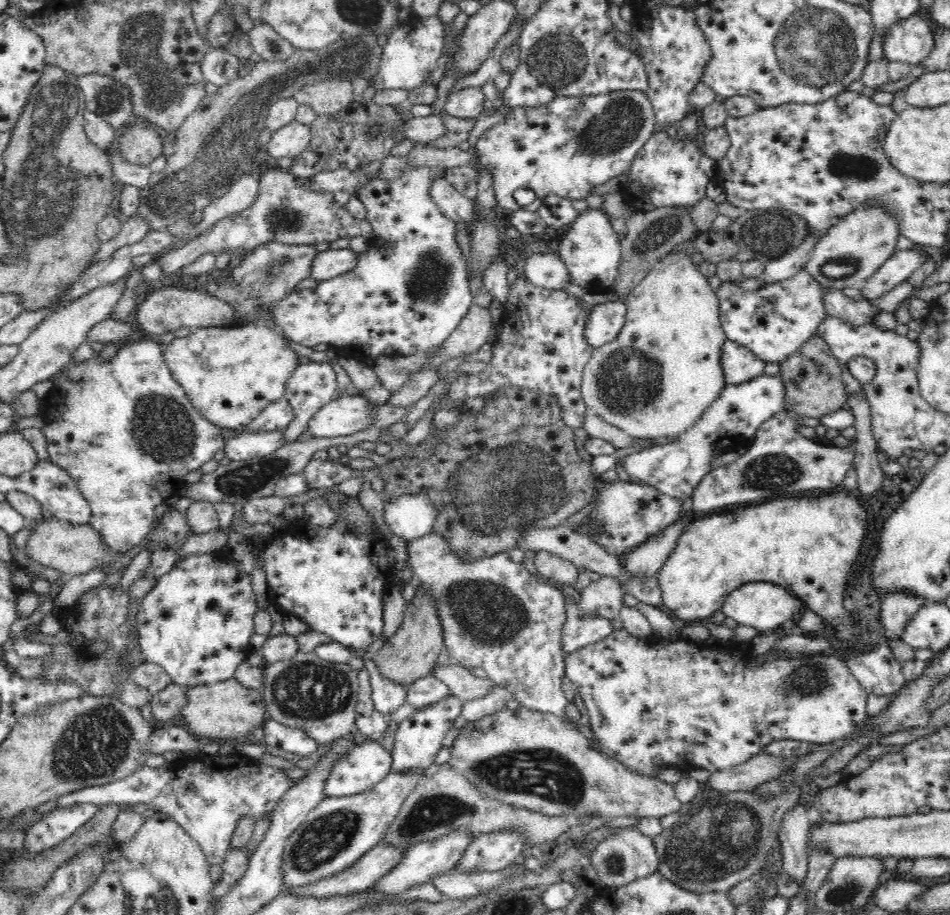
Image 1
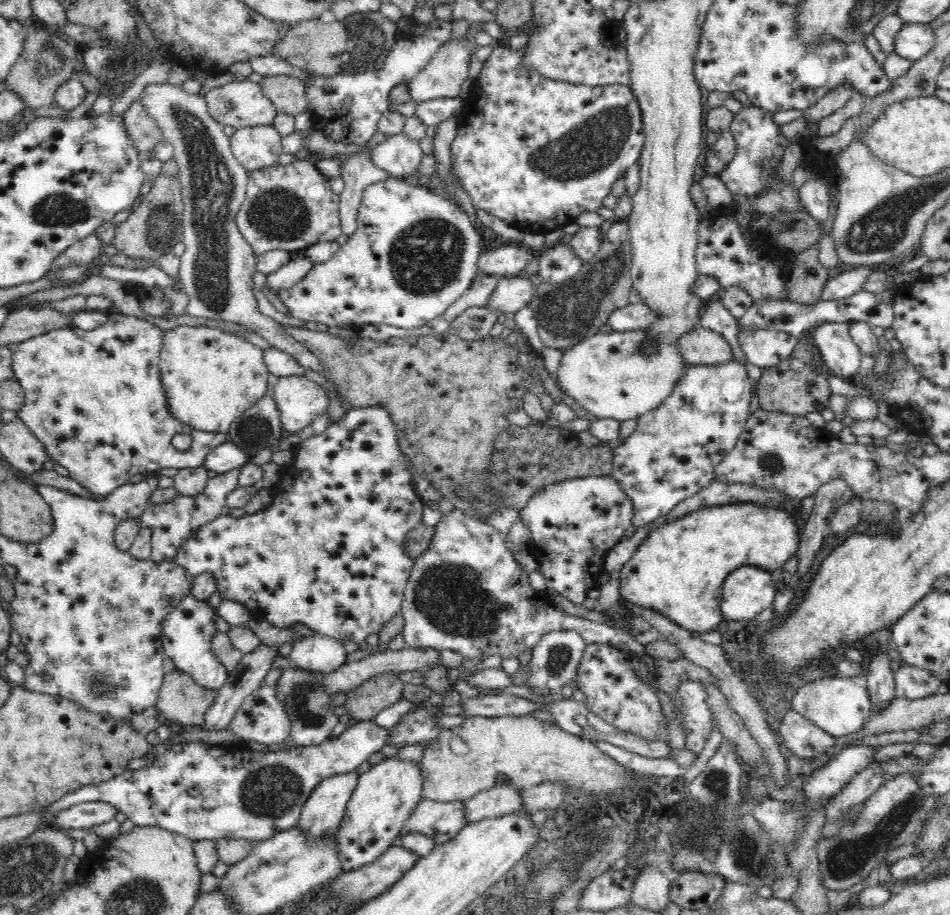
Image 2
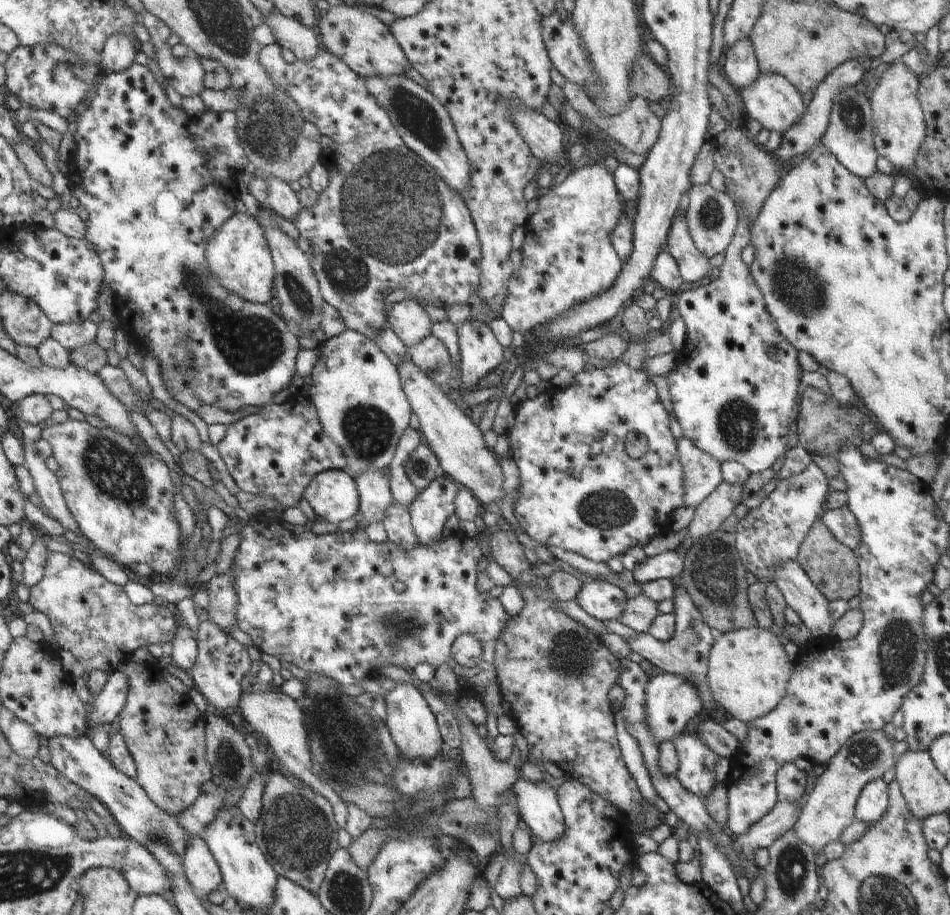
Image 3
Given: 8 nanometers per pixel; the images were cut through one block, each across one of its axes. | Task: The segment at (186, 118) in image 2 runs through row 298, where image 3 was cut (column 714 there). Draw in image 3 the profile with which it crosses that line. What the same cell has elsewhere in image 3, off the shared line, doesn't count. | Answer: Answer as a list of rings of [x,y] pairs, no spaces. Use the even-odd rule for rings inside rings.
[[[710,183],[692,185],[689,190],[689,205],[685,210],[685,217],[690,236],[696,248],[706,258],[712,258],[717,254],[724,254],[734,236],[739,216],[737,206],[725,193],[715,190]]]

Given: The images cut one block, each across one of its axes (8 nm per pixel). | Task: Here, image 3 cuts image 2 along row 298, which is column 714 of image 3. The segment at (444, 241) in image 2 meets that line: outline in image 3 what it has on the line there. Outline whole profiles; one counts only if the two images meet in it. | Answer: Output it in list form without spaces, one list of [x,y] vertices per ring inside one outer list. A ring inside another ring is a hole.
[[[738,215],[739,221],[731,238],[728,248],[724,252],[724,263],[720,268],[719,277],[716,280],[707,280],[703,284],[696,286],[685,286],[679,292],[673,294],[674,301],[674,316],[682,316],[684,324],[686,324],[687,335],[686,342],[679,358],[677,358],[677,366],[672,370],[667,379],[670,386],[670,396],[674,408],[674,414],[678,419],[679,424],[683,428],[684,438],[693,440],[698,448],[701,448],[706,454],[715,458],[720,464],[728,461],[736,461],[742,464],[749,473],[760,472],[760,470],[766,470],[772,467],[772,464],[785,456],[788,452],[788,432],[790,428],[797,424],[799,419],[799,405],[798,394],[800,394],[802,388],[800,386],[801,381],[801,366],[798,360],[799,351],[794,348],[793,344],[790,344],[780,331],[775,327],[775,322],[769,312],[766,310],[764,297],[760,288],[755,283],[753,276],[750,272],[750,267],[742,261],[742,249],[751,244],[751,226],[749,219],[746,219],[743,215]]]

